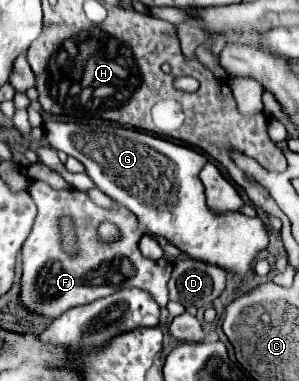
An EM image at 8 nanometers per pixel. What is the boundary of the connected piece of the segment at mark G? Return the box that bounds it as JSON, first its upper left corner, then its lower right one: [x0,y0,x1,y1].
[45,120,269,274]

